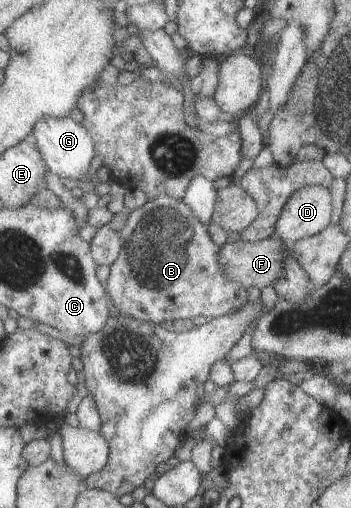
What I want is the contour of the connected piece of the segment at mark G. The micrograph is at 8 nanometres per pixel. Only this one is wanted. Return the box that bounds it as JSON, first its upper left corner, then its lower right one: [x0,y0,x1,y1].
[31,116,96,181]

